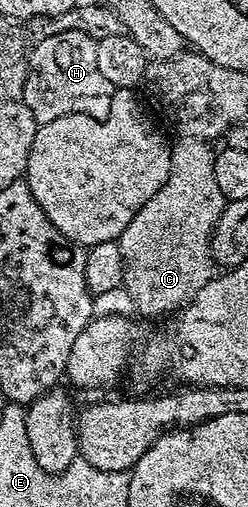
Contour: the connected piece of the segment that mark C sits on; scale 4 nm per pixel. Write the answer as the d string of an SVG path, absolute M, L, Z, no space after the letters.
M178 138L176 142L171 147L171 173L167 173L163 189L159 189L159 193L155 193L155 197L151 197L151 201L147 201L147 205L143 205L143 209L131 217L131 225L123 229L119 240L121 256L125 262L123 285L127 293L131 293L136 314L164 316L180 311L215 274L209 242L227 202L223 193L219 193L219 184L215 181L215 151L203 139Z

